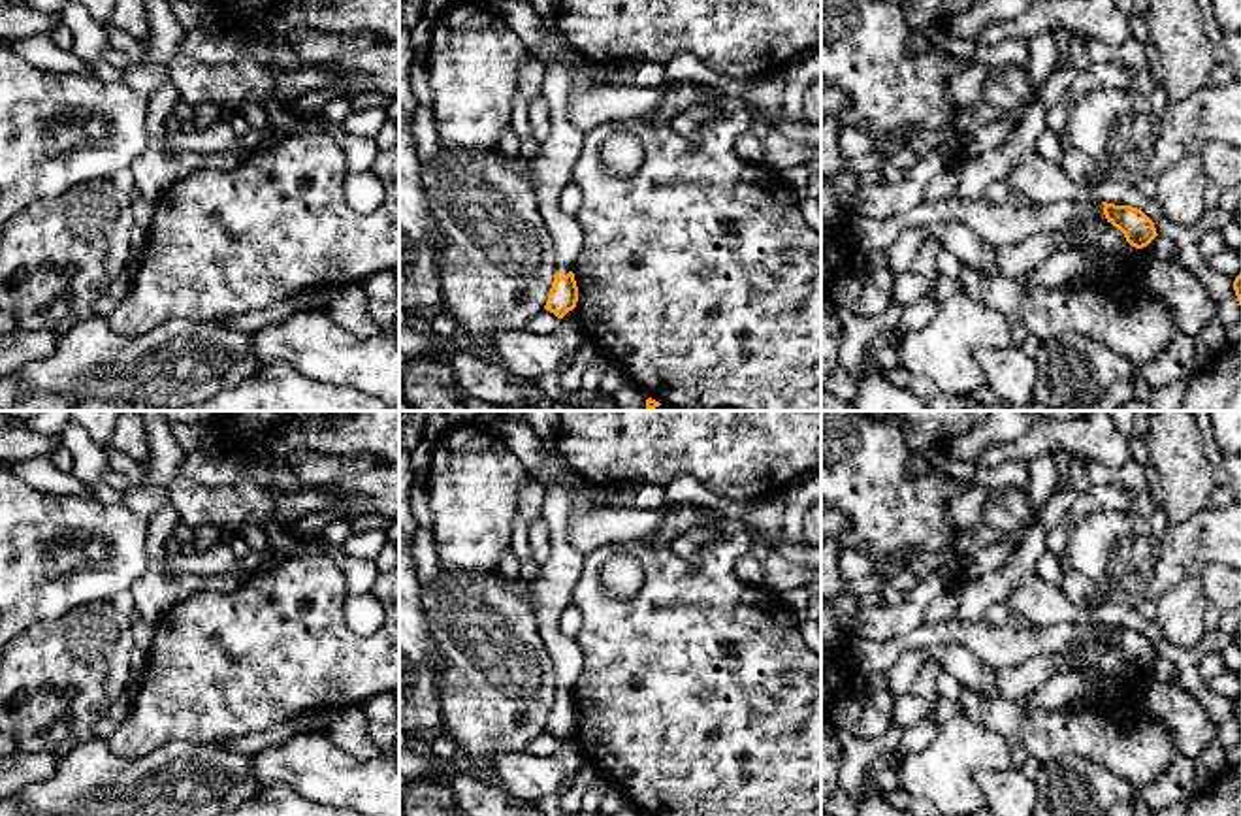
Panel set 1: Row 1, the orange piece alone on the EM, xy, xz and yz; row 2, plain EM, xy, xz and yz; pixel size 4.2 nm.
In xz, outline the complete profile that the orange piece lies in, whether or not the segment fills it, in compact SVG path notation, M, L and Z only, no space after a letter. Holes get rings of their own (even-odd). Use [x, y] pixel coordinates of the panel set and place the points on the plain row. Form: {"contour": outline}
{"contour": "M567 462L565 471L567 475L544 499L542 516L550 530L552 552L531 582L533 612L556 673L556 695L544 731L557 741L572 733L578 724L572 690L582 671L582 652L574 639L561 633L559 616L572 603L572 592L586 558L571 545L569 537L572 496L586 481Z"}

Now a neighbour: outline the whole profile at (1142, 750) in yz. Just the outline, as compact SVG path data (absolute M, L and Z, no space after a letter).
M1143 669L1111 701L1094 695L1075 710L1028 707L1021 714L1021 743L1043 765L1066 756L1090 758L1128 778L1137 792L1179 754L1173 735L1139 703L1147 684Z

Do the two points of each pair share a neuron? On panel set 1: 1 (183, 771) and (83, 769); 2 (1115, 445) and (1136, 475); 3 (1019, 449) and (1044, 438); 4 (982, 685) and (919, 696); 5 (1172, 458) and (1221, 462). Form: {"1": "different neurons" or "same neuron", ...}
{"1": "same neuron", "2": "different neurons", "3": "same neuron", "4": "different neurons", "5": "different neurons"}

